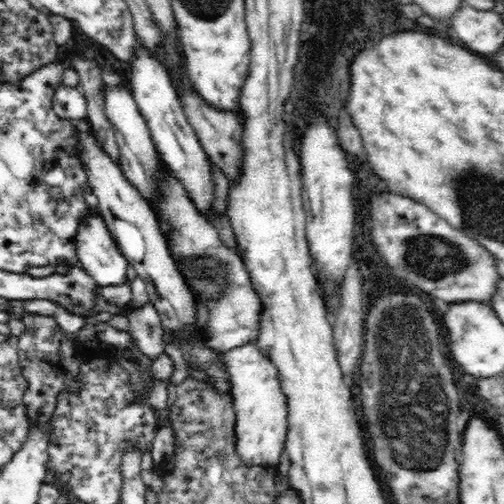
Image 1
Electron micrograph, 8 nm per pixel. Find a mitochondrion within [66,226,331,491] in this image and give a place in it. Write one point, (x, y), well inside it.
(214, 275)

